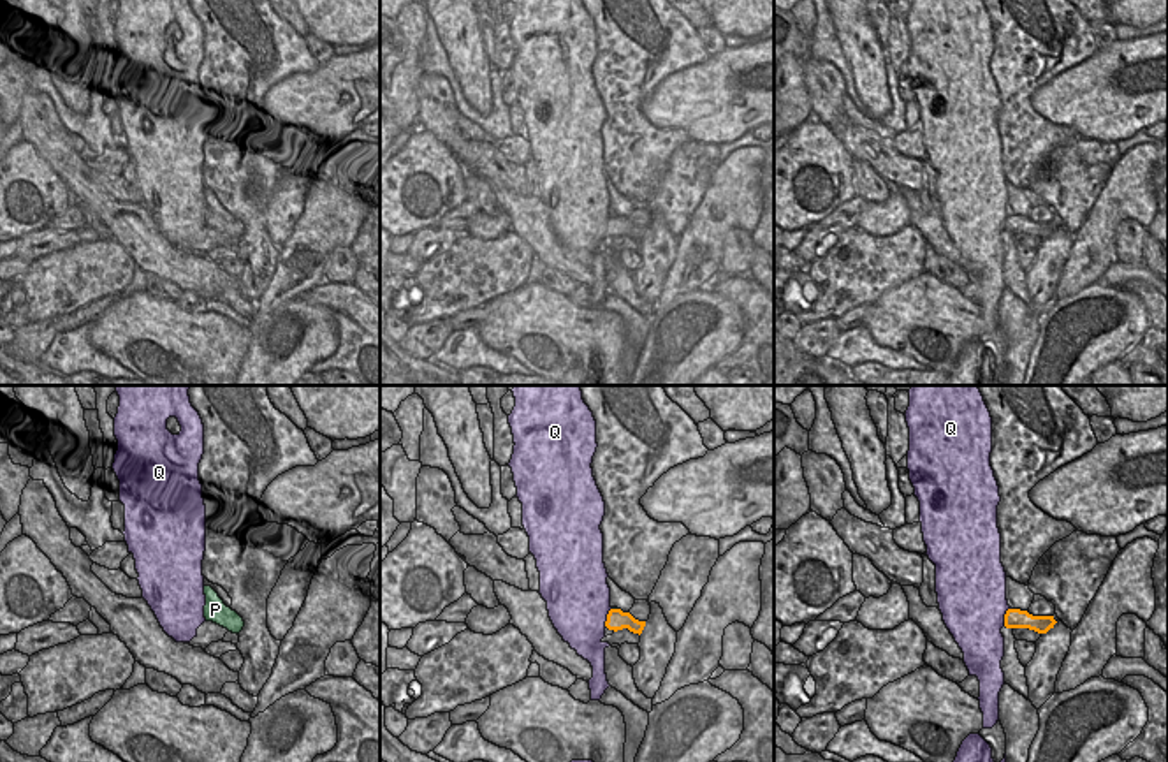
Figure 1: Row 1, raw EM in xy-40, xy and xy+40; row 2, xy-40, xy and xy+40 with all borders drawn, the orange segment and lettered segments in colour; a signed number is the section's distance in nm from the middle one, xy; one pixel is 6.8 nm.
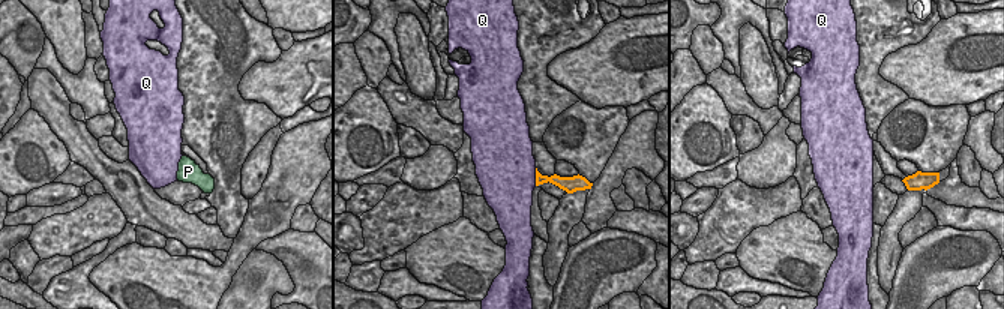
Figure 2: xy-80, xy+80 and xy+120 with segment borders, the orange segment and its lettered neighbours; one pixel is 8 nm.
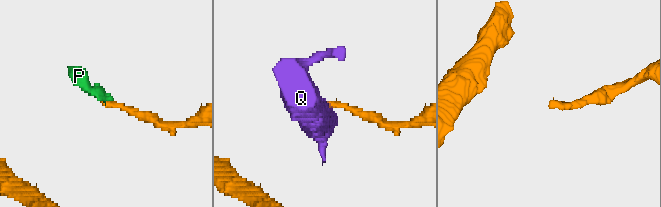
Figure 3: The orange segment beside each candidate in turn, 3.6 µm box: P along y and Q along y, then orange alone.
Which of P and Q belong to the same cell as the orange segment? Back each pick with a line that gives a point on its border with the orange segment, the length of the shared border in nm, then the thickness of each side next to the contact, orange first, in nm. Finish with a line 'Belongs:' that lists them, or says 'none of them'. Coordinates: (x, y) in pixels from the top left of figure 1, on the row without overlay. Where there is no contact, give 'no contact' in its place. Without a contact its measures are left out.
P: xy (614, 215) | 40 nm | 140/20 nm
Belongs: P

